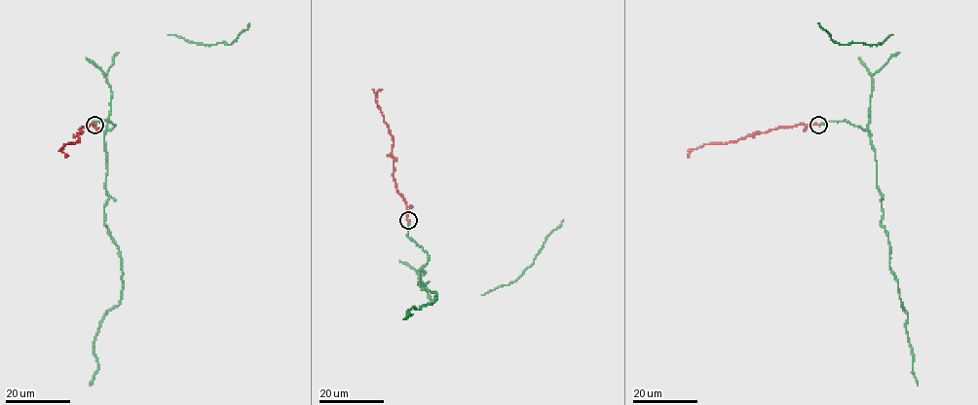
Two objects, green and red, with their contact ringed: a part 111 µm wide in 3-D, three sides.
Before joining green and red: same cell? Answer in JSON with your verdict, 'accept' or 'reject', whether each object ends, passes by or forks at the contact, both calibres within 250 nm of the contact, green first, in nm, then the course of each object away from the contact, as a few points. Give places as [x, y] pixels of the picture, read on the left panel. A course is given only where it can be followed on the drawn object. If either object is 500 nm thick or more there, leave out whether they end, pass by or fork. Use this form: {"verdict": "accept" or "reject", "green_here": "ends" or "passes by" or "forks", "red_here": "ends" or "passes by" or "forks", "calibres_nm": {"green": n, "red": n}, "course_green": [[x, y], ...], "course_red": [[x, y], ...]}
{"verdict": "accept", "green_here": "ends", "red_here": "ends", "calibres_nm": {"green": 190, "red": 220}, "course_green": [[94, 125], [114, 126], [104, 132], [104, 224], [118, 249], [123, 291], [94, 342], [97, 370], [89, 385]], "course_red": [[94, 125], [82, 127], [78, 141], [62, 147], [64, 158]]}

